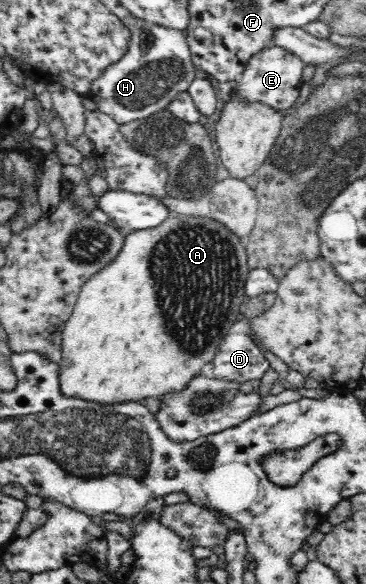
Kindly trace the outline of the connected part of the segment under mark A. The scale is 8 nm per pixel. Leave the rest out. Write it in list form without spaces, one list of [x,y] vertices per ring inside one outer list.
[[[194,213],[191,215],[174,214],[168,219],[164,219],[159,227],[130,233],[125,237],[120,254],[112,263],[104,267],[104,270],[92,275],[86,281],[87,283],[84,283],[83,289],[78,295],[76,306],[72,310],[72,315],[65,323],[61,333],[61,356],[58,359],[60,363],[60,391],[68,397],[96,401],[103,405],[116,405],[116,403],[126,403],[126,401],[140,403],[142,399],[147,397],[157,397],[160,400],[166,393],[181,391],[184,387],[188,387],[188,381],[192,381],[192,377],[201,374],[202,367],[213,361],[220,342],[228,335],[229,328],[241,318],[241,311],[245,309],[245,304],[248,301],[245,296],[245,281],[250,271],[246,244],[238,236],[232,234],[221,220],[202,217]]]

